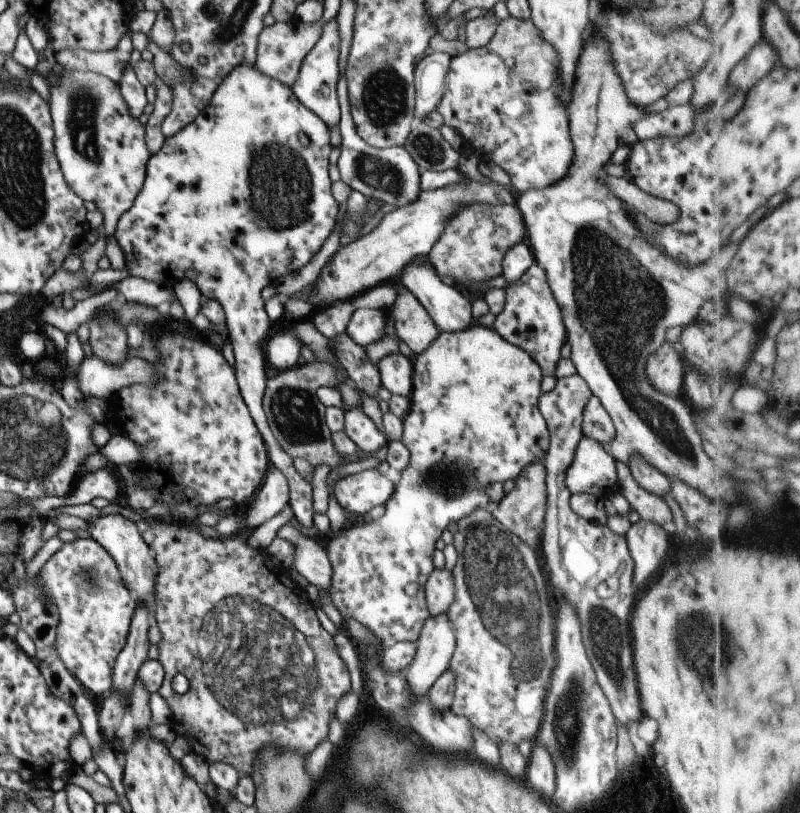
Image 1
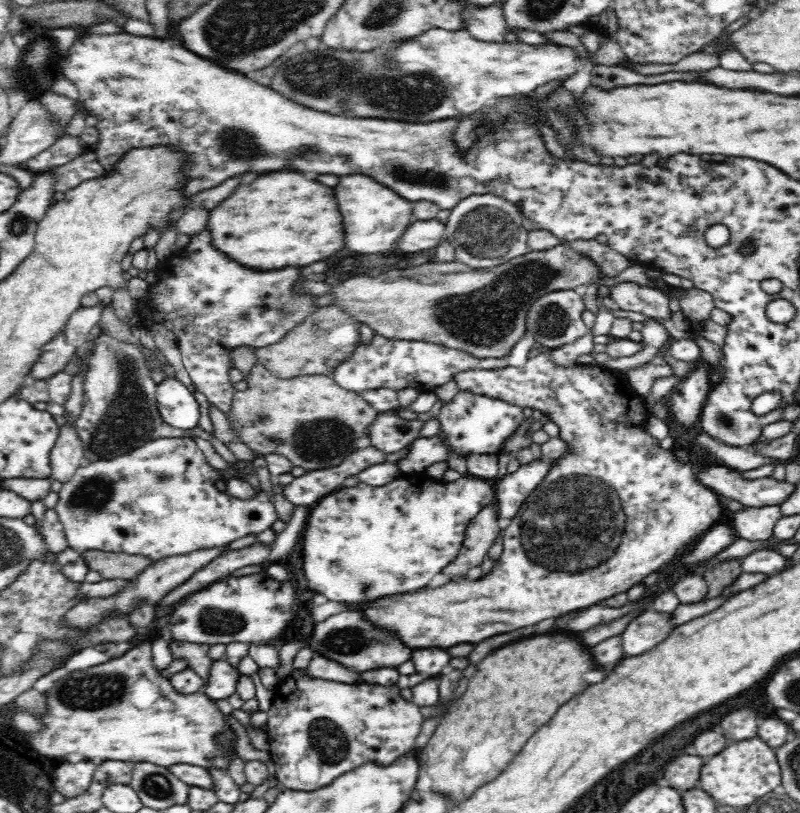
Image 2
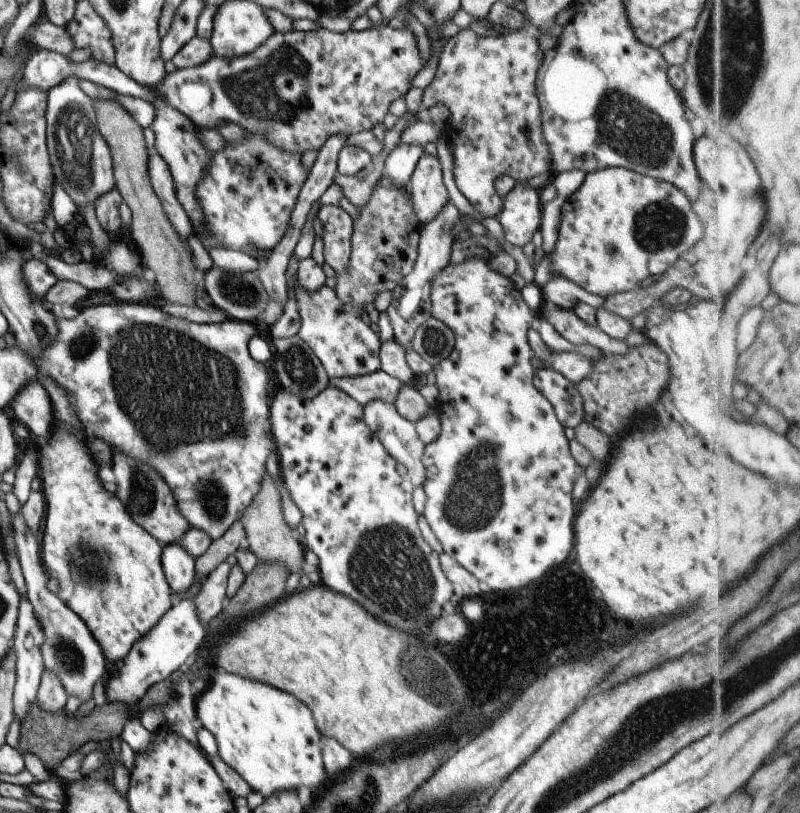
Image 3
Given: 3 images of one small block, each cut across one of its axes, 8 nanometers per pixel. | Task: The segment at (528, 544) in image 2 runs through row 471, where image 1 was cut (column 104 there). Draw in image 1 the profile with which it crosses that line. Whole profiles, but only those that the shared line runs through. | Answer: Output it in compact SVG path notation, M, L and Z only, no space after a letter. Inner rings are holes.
M92 537L64 542L62 548L45 562L37 574L46 596L58 608L55 649L64 666L84 685L100 696L111 690L112 668L124 648L136 600L112 560L112 556Z

